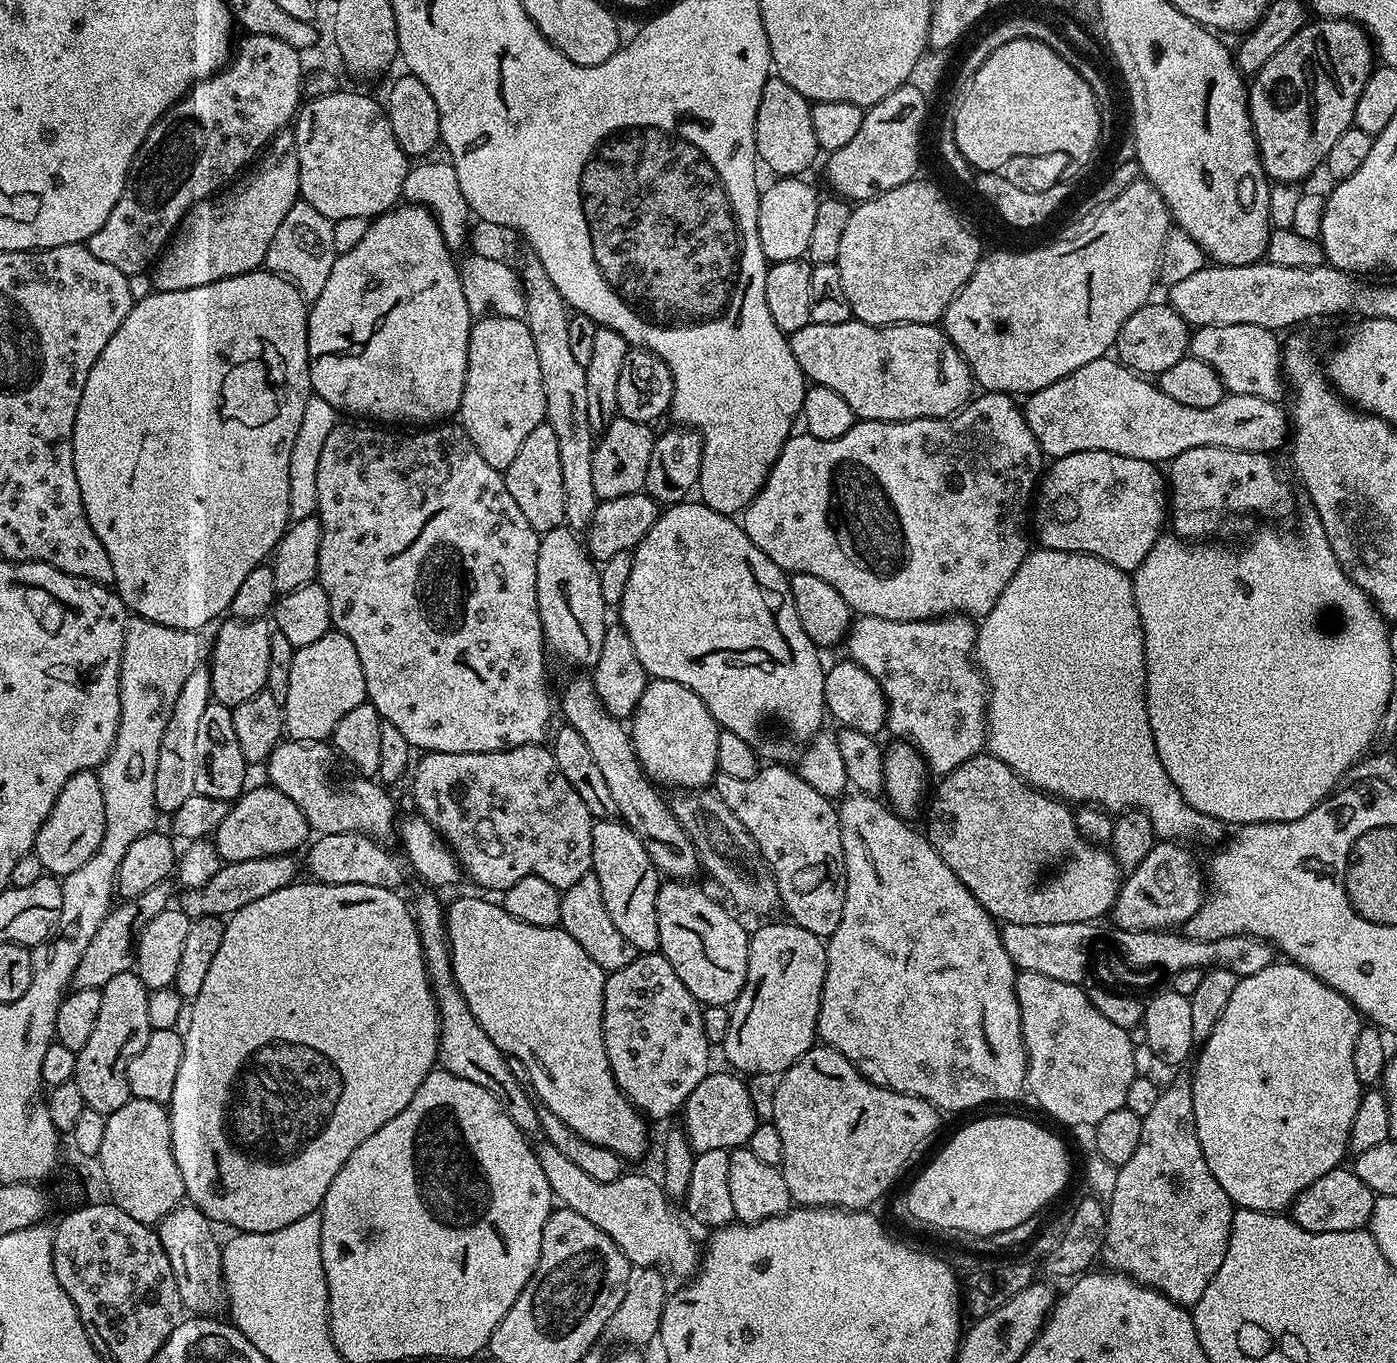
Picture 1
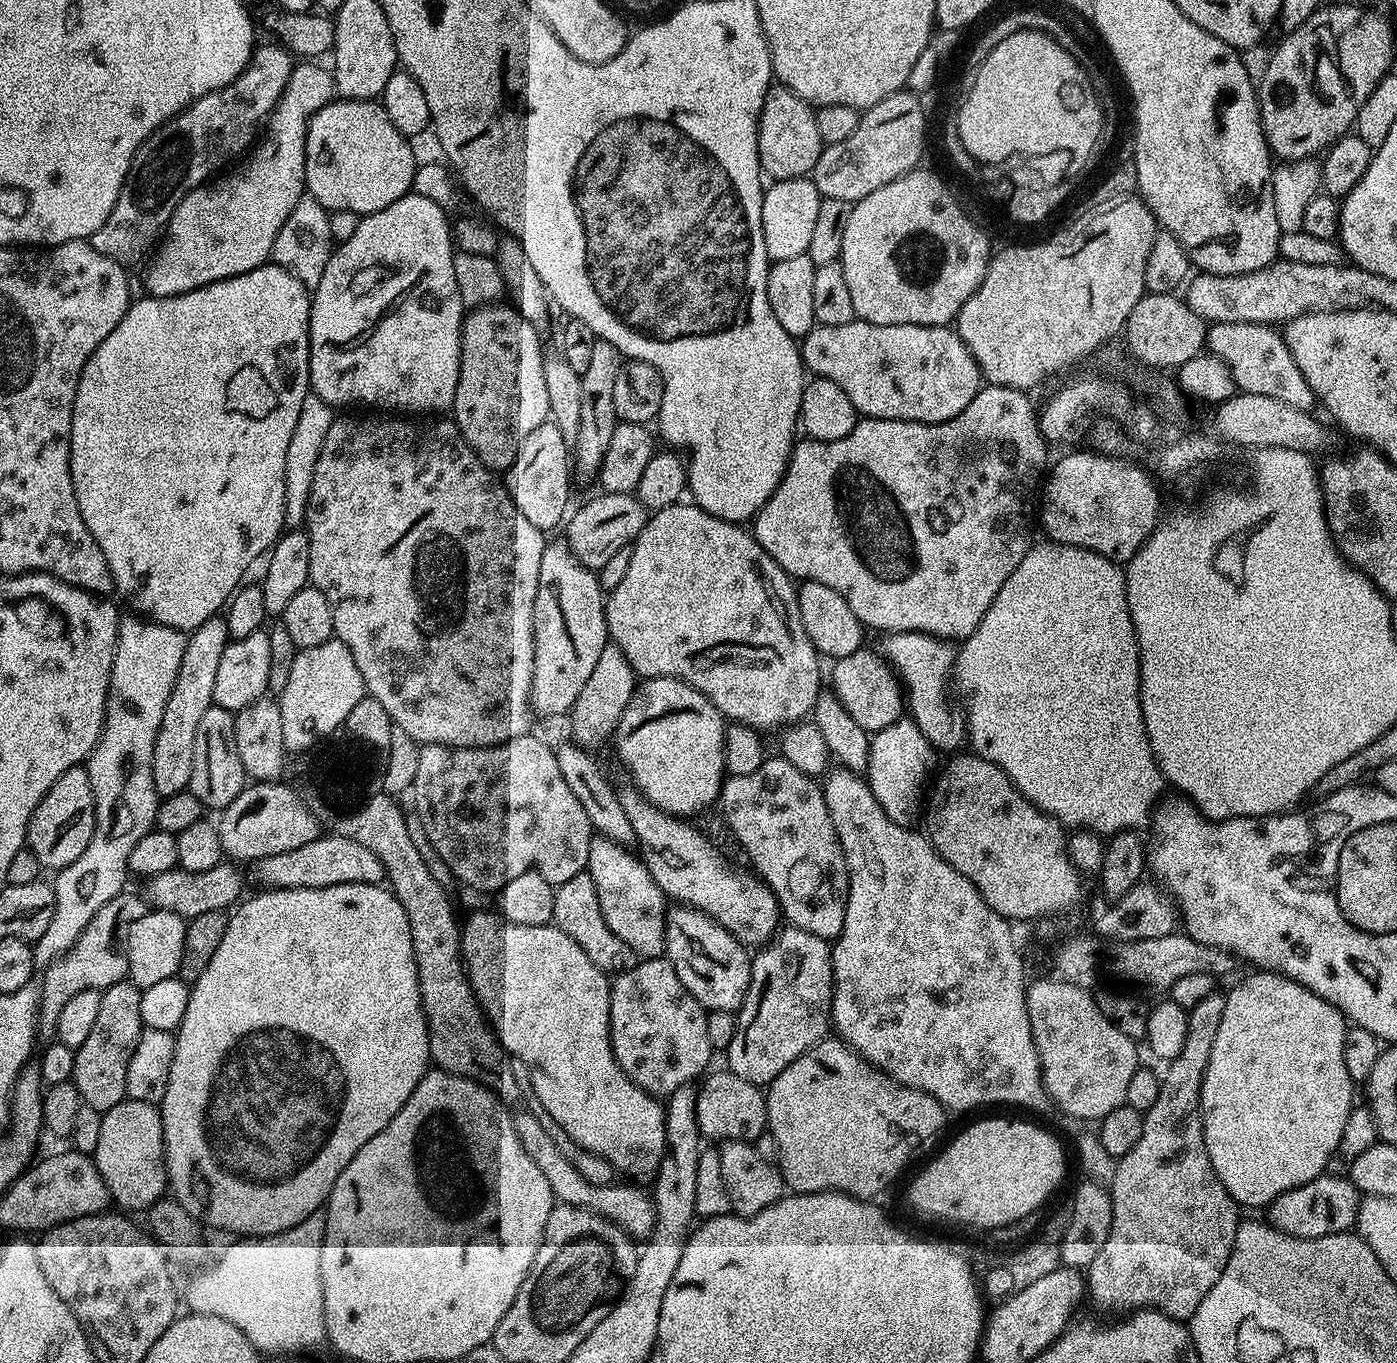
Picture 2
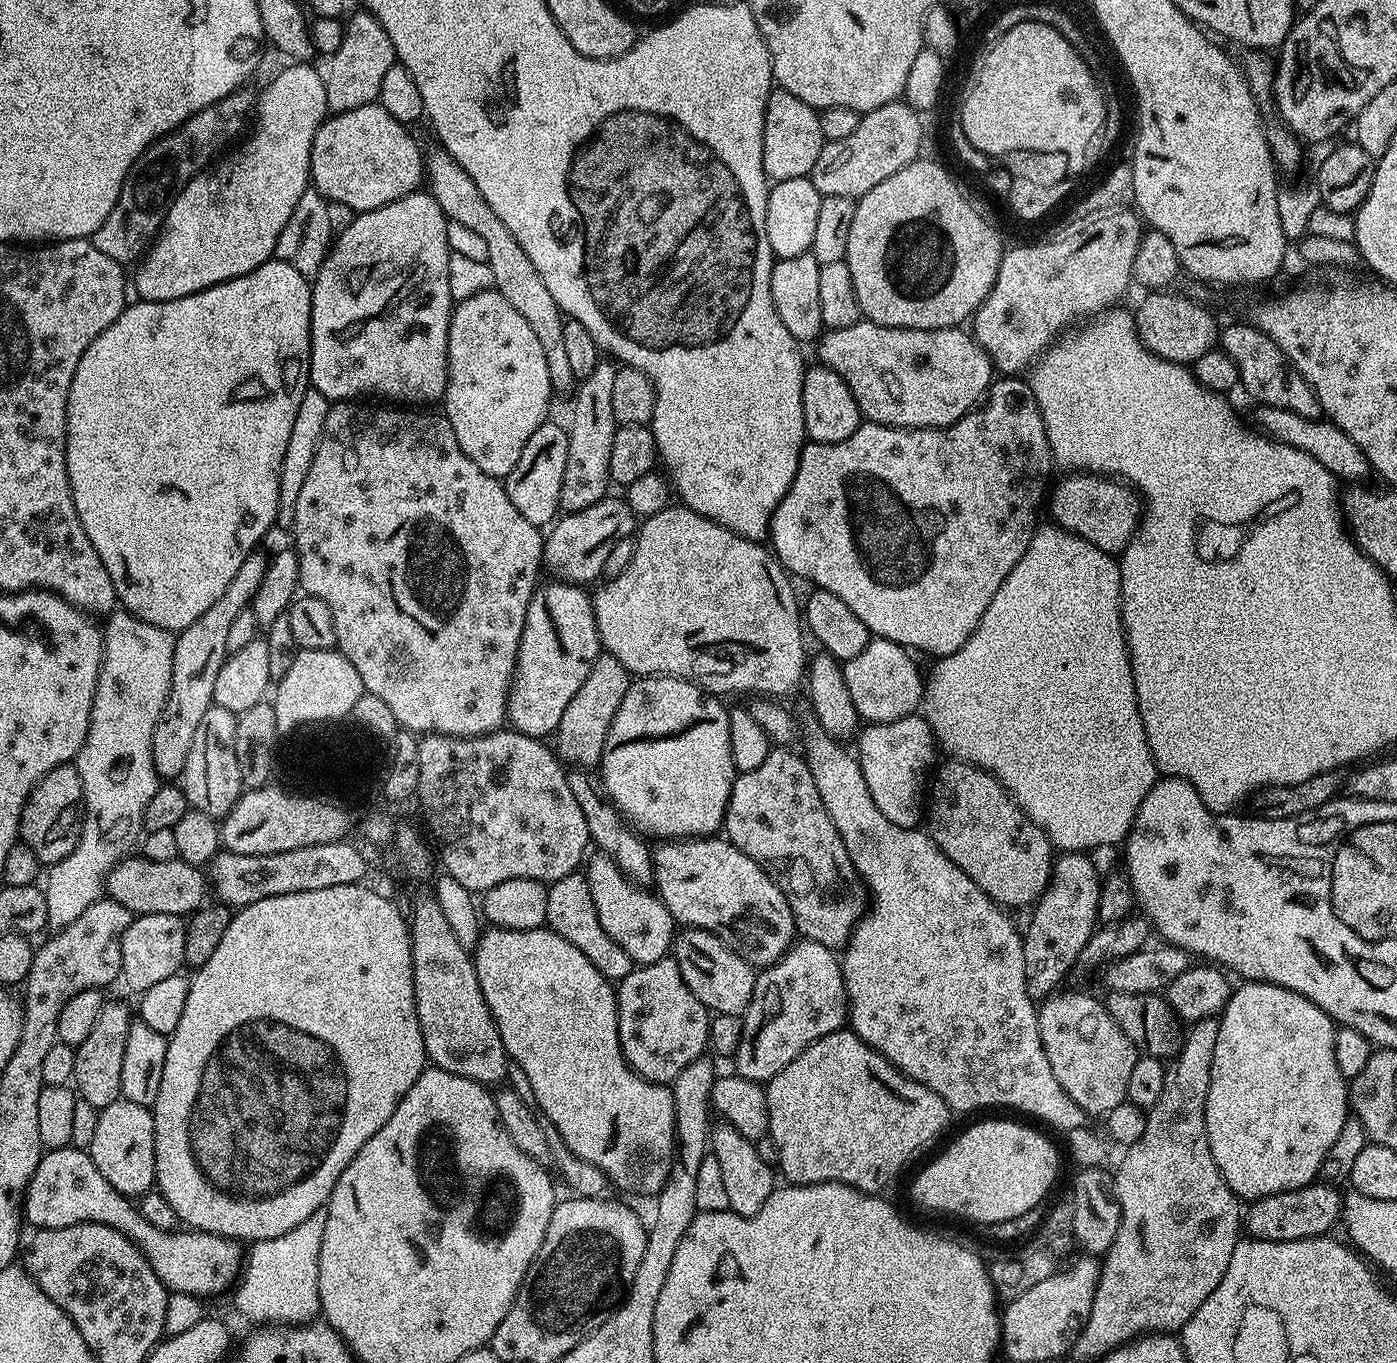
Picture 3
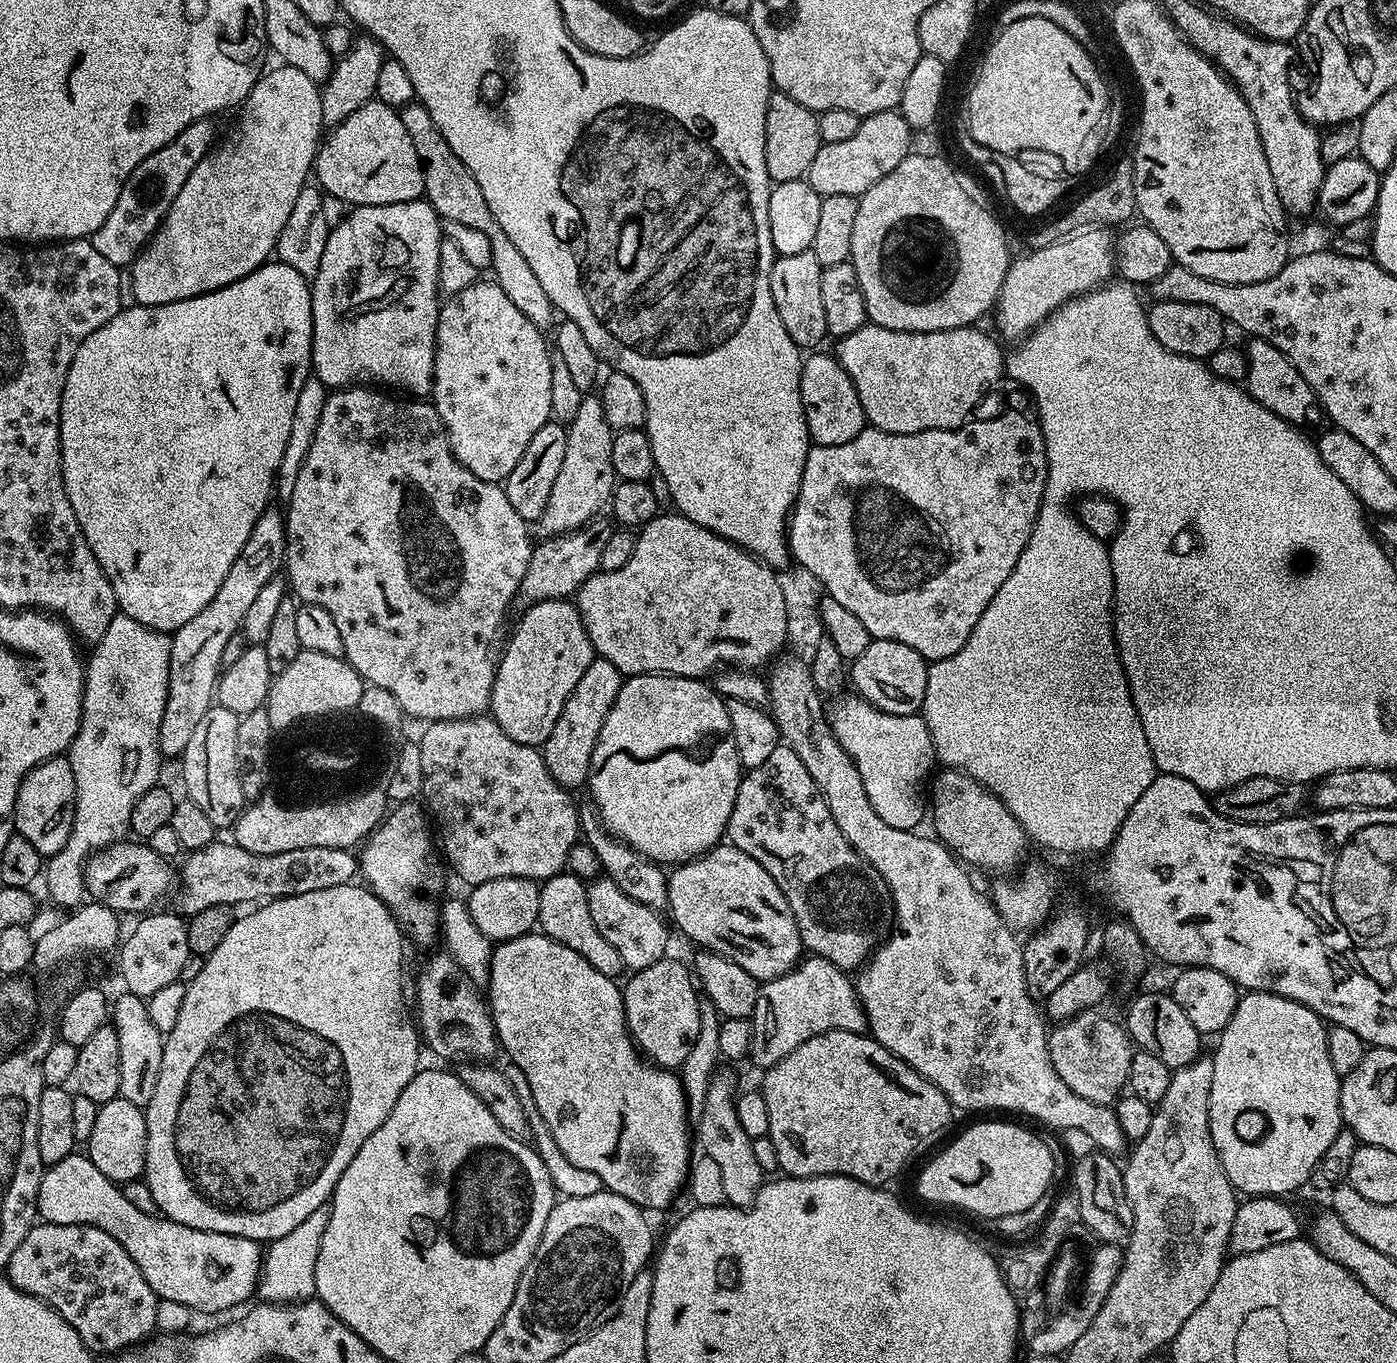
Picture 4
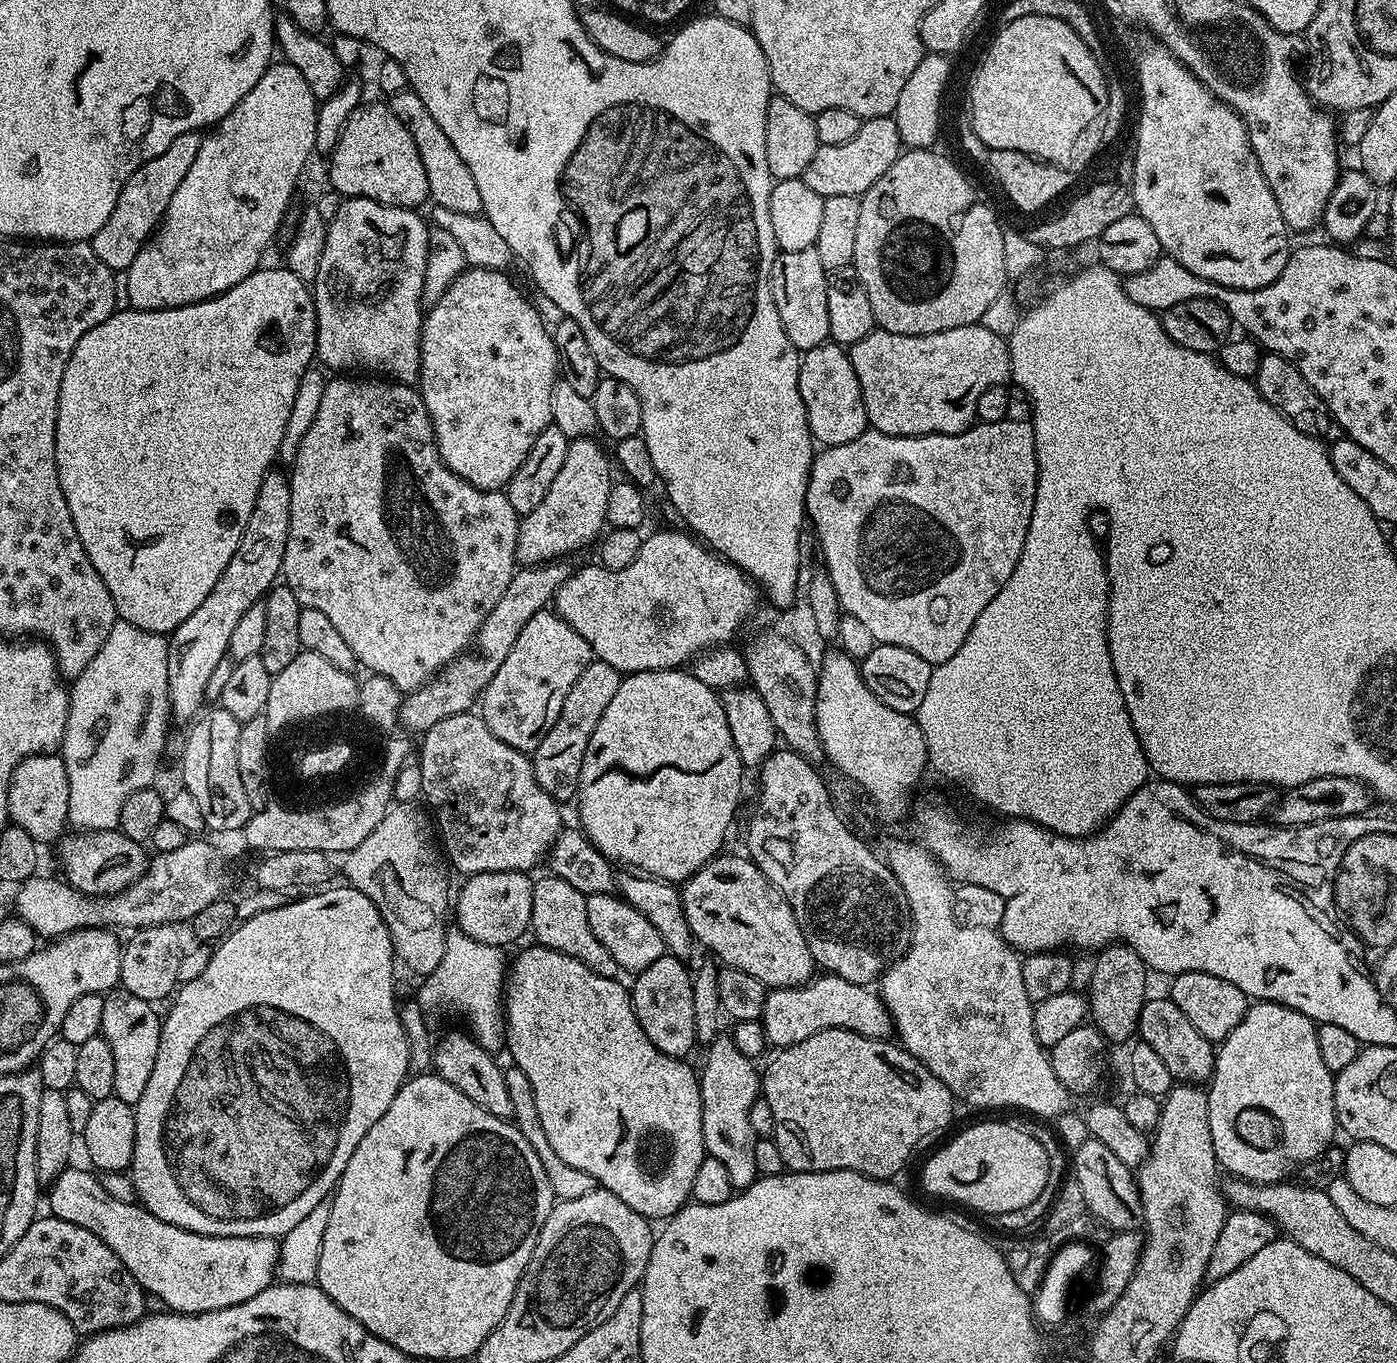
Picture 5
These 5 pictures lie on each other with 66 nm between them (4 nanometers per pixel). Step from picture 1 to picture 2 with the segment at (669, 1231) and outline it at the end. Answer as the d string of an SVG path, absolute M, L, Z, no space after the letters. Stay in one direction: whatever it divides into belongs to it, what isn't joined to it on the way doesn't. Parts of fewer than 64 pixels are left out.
M523 1110L517 1111L514 1116L518 1142L522 1142L522 1150L526 1150L526 1155L530 1157L530 1162L538 1166L538 1171L546 1177L546 1182L550 1182L550 1190L553 1197L559 1203L569 1204L575 1208L585 1208L591 1212L597 1212L599 1216L606 1217L612 1223L617 1224L623 1232L628 1233L633 1238L647 1238L652 1233L652 1228L656 1225L656 1207L653 1204L653 1197L643 1192L643 1187L632 1182L613 1182L606 1186L594 1186L586 1182L574 1166L562 1155L562 1150L554 1146L554 1141L546 1135L546 1129L534 1119L532 1112Z

